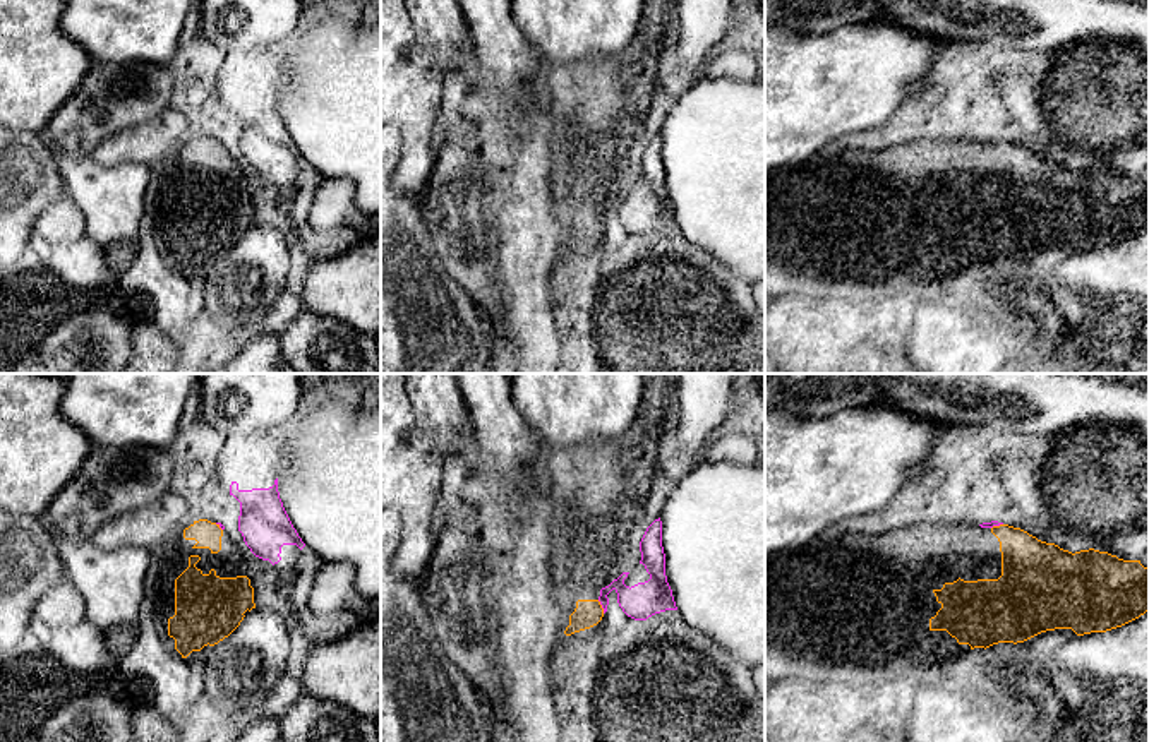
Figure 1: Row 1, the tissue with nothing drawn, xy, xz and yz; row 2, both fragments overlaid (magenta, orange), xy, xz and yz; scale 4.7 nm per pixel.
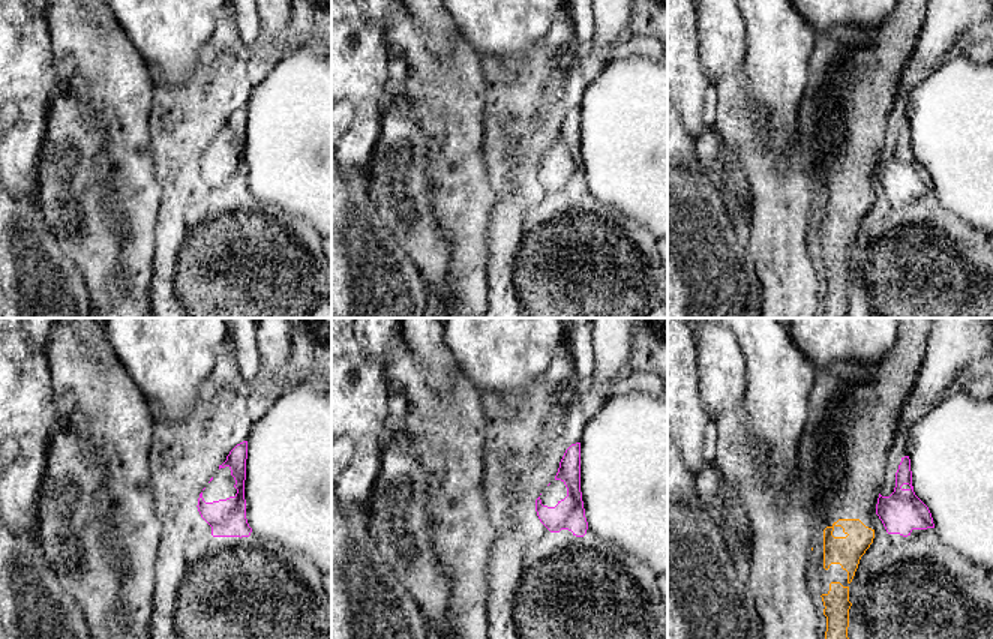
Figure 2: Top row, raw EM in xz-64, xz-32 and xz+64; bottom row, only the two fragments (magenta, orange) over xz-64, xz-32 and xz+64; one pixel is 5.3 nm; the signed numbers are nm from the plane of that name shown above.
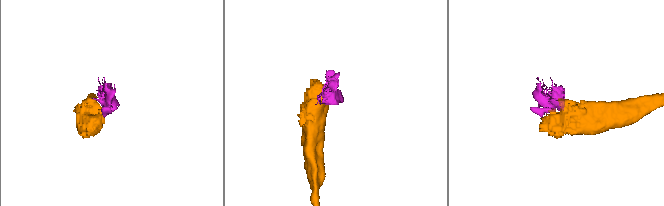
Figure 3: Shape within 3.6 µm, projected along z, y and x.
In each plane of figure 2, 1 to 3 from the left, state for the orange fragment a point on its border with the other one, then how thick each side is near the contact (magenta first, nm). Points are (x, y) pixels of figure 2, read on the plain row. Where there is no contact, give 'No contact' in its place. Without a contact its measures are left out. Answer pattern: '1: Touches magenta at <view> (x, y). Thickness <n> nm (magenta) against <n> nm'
1: No contact
2: No contact
3: No contact

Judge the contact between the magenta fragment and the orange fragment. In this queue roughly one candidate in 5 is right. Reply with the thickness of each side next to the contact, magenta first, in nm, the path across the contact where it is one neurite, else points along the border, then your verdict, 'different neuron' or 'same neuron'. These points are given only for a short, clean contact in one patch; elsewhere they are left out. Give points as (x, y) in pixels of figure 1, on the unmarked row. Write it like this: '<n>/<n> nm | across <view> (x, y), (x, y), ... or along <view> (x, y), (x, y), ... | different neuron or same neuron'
160/130 nm | along xz (597, 216), (604, 228) | different neuron

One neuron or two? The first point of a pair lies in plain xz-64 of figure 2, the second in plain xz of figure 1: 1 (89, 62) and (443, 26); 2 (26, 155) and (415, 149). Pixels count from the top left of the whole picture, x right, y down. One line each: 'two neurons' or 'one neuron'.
1: two neurons
2: one neuron

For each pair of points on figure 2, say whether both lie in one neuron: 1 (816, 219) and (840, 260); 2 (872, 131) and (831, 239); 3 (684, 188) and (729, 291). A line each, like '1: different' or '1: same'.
1: same
2: same
3: same

